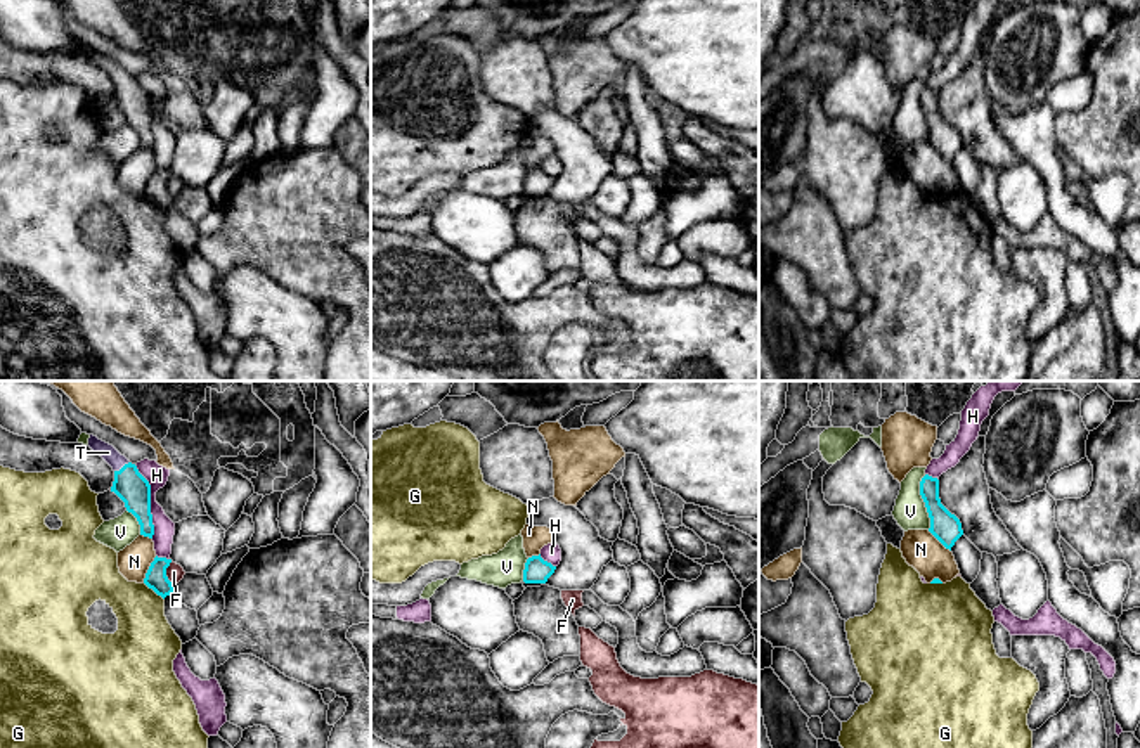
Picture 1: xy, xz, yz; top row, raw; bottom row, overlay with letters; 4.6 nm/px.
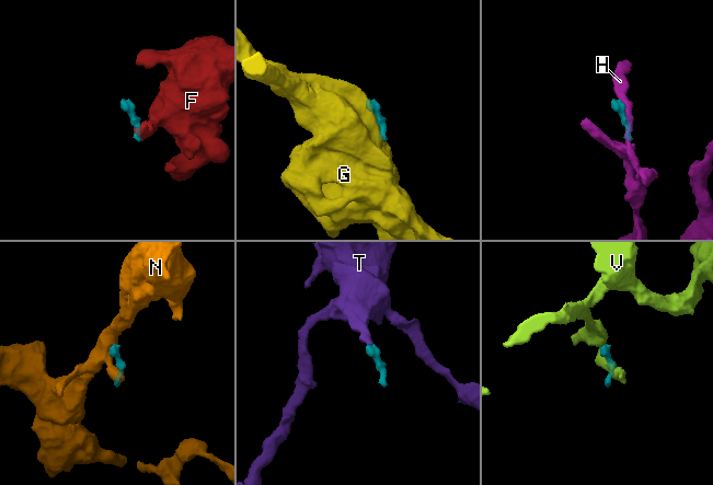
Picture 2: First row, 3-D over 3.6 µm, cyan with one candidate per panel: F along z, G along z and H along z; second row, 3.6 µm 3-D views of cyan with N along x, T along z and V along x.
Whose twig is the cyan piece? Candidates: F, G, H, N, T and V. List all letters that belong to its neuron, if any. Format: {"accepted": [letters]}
{"accepted": ["T"]}

